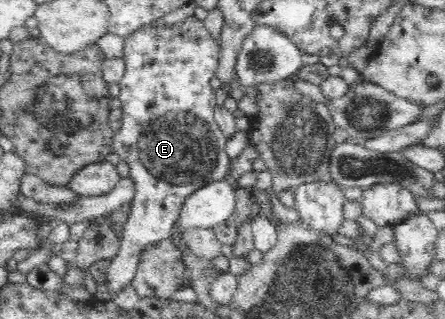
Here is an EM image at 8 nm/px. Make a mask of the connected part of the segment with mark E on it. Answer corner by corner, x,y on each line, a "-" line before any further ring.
194,16
171,28
156,29
150,24
125,39
123,62
126,72
119,83
122,120
121,127
113,136
113,152
128,164
136,194
123,224
118,252
108,266
106,281
114,299
120,289
135,277
142,252
156,242
171,238
184,201
203,186
224,180
228,172
231,159
225,152
227,138
218,128
212,112
215,92
210,86
219,68
220,49
220,44
204,29
204,23
196,21

